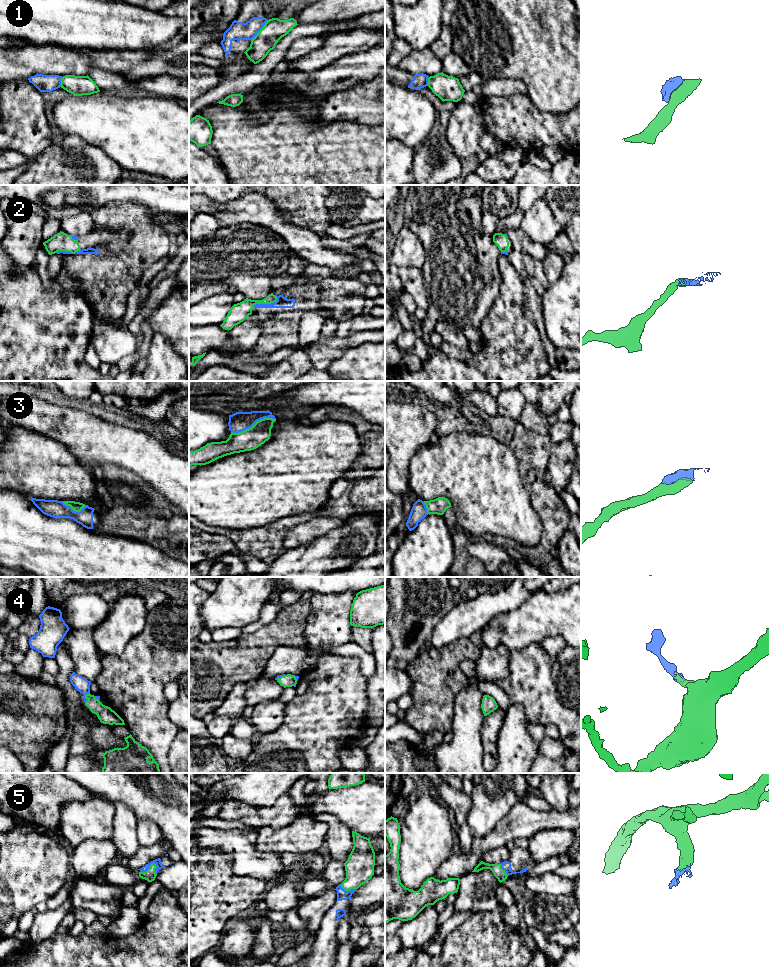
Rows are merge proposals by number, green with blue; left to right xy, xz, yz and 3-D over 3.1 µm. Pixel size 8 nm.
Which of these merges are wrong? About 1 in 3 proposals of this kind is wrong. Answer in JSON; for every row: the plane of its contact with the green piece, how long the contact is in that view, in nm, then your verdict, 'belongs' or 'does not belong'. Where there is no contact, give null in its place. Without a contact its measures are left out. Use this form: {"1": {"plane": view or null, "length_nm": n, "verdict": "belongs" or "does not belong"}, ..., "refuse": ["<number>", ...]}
{"1": {"plane": "xz", "length_nm": 220, "verdict": "does not belong"}, "2": {"plane": "xz", "length_nm": 220, "verdict": "does not belong"}, "3": {"plane": "xz", "length_nm": 380, "verdict": "belongs"}, "4": {"plane": "xy", "length_nm": 90, "verdict": "belongs"}, "5": {"plane": "xy", "length_nm": 150, "verdict": "belongs"}, "refuse": ["1", "2"]}

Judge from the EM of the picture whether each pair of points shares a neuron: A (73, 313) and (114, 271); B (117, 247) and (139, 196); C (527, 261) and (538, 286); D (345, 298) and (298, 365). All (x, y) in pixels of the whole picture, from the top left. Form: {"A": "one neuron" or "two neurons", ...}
{"A": "two neurons", "B": "two neurons", "C": "one neuron", "D": "two neurons"}

